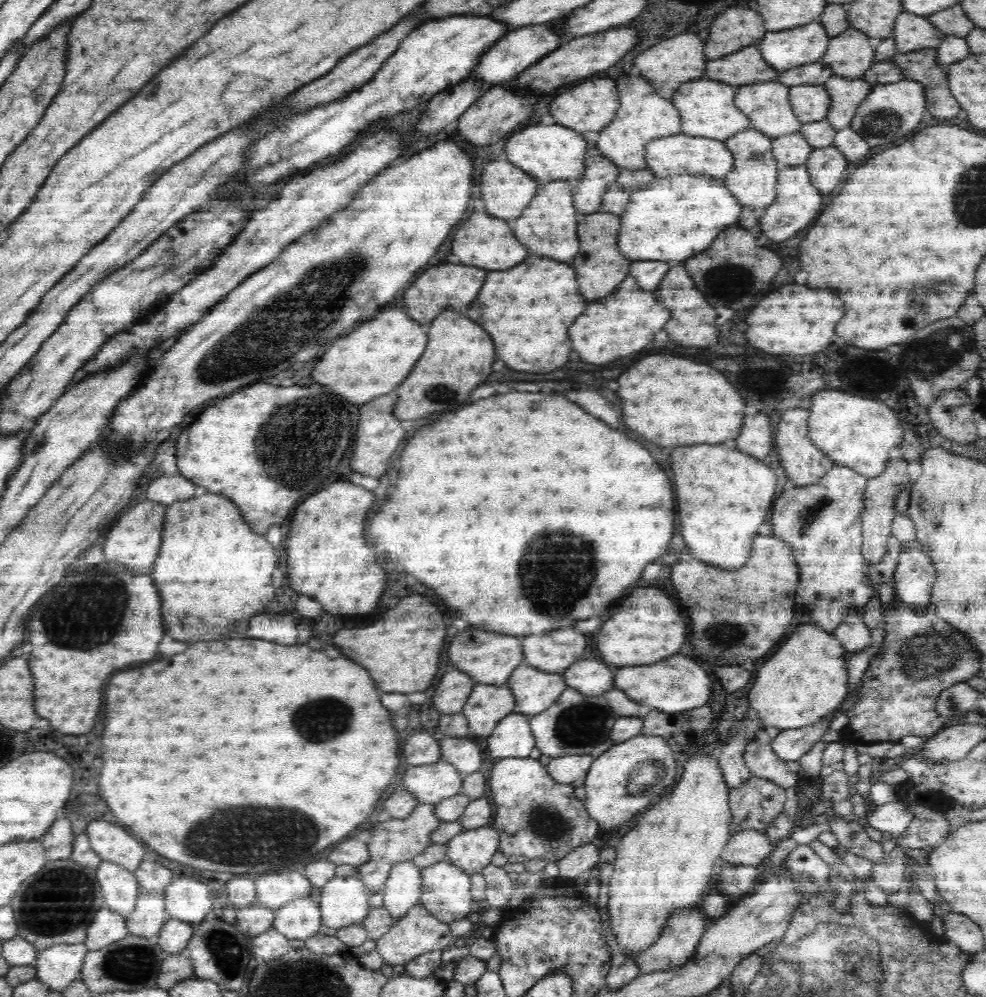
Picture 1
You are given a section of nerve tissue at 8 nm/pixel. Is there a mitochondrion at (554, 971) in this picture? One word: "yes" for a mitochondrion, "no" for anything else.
no

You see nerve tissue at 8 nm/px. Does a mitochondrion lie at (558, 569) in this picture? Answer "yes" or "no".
yes

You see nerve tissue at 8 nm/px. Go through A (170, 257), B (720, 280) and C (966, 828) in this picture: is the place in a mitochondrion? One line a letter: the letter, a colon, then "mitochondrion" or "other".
A: mitochondrion
B: mitochondrion
C: other

